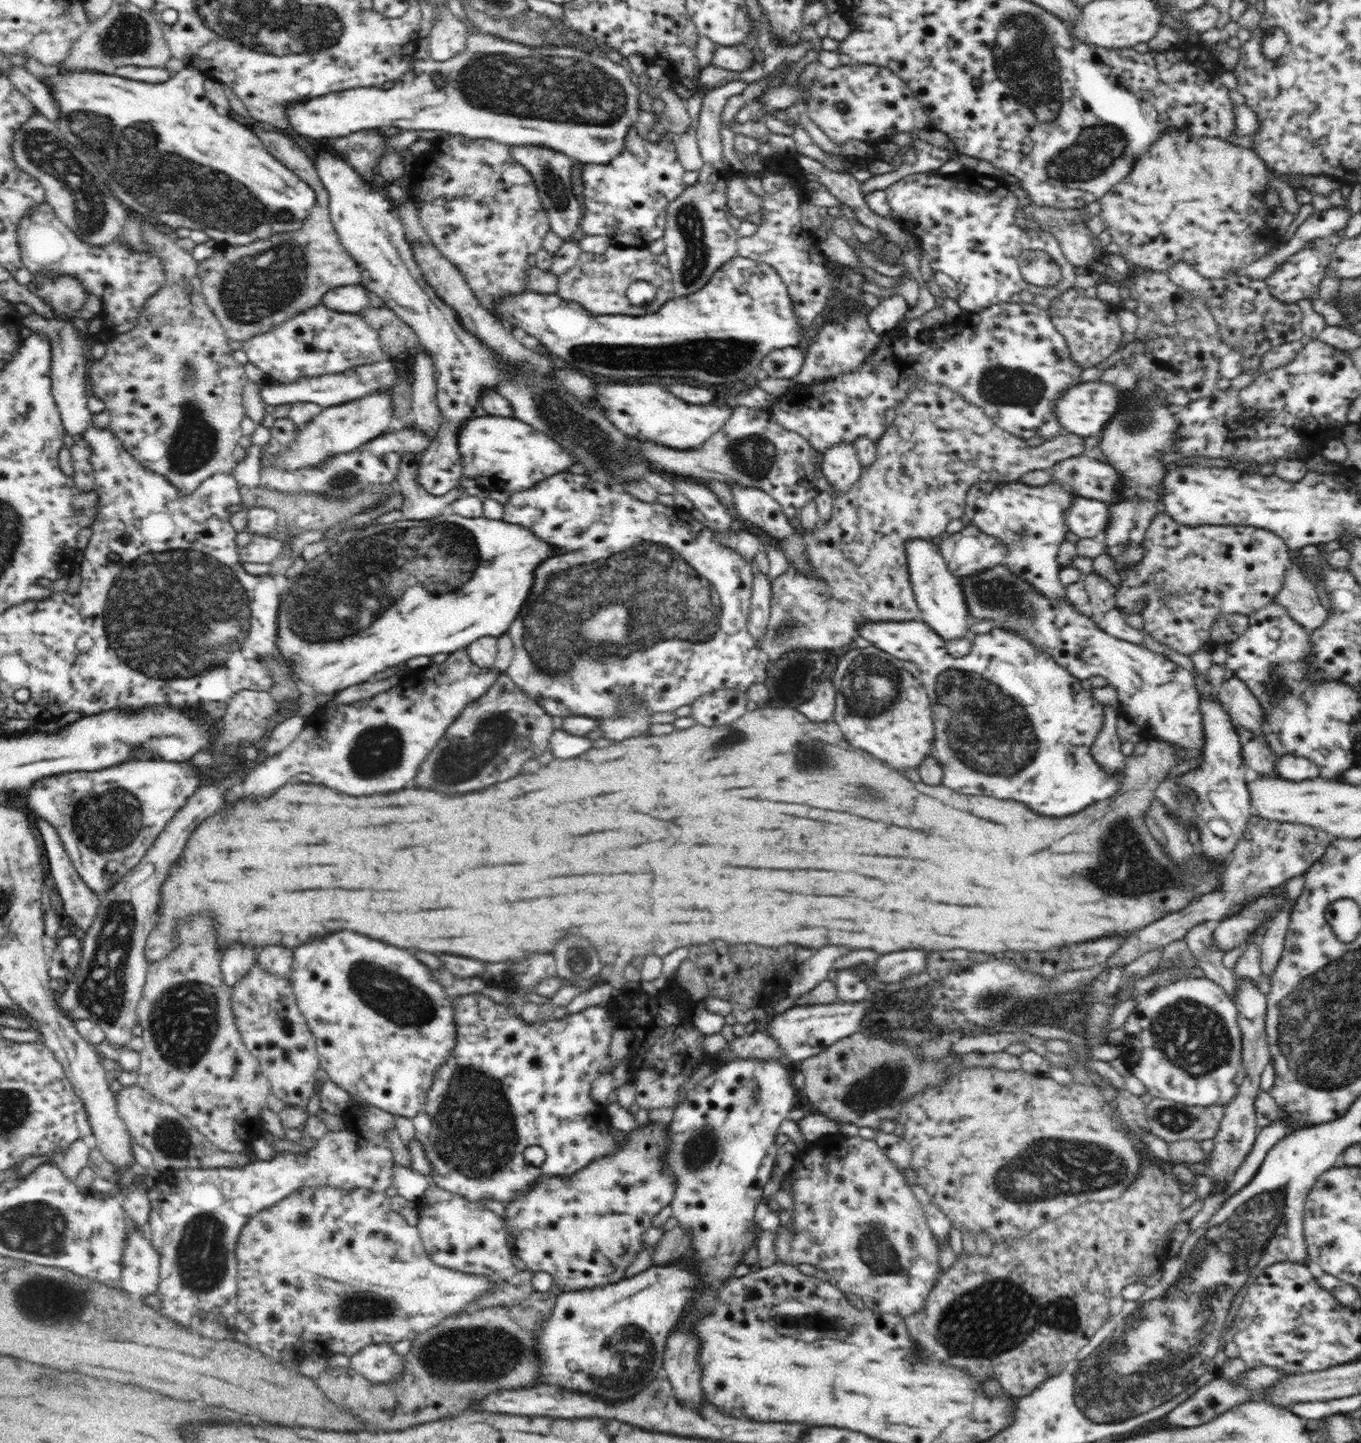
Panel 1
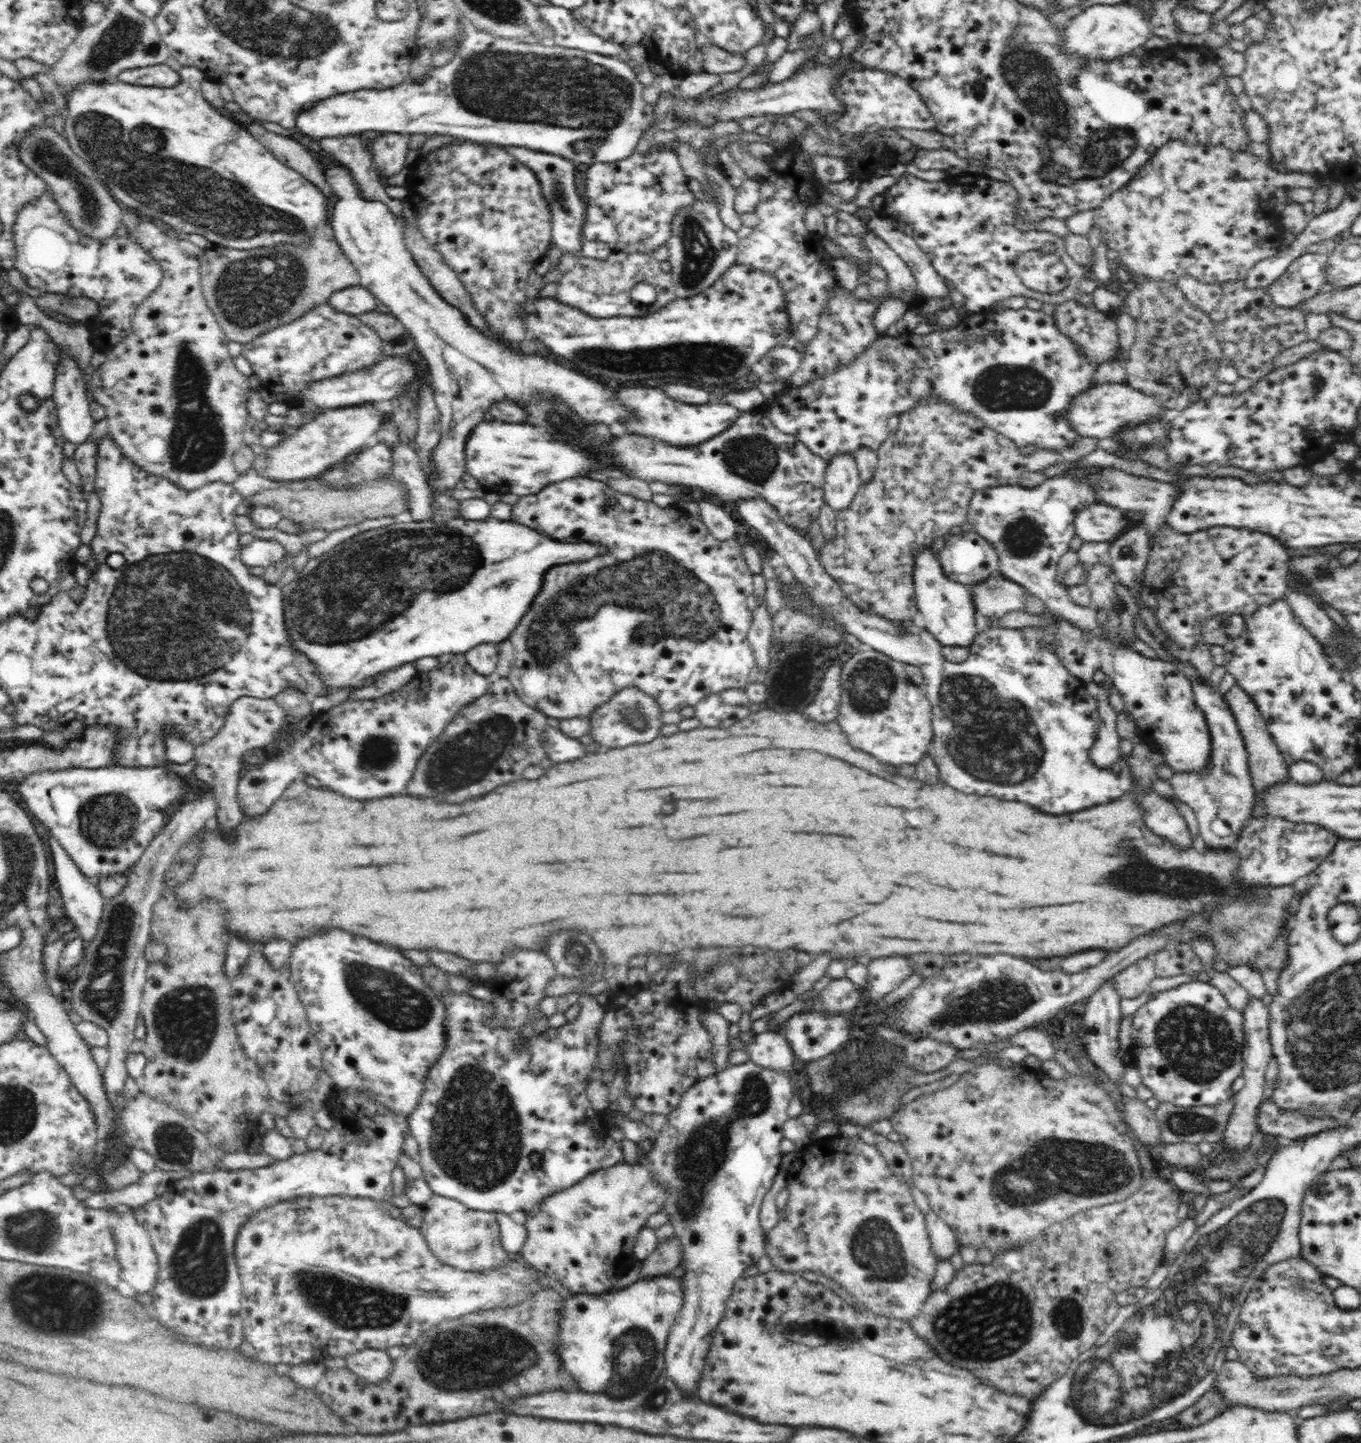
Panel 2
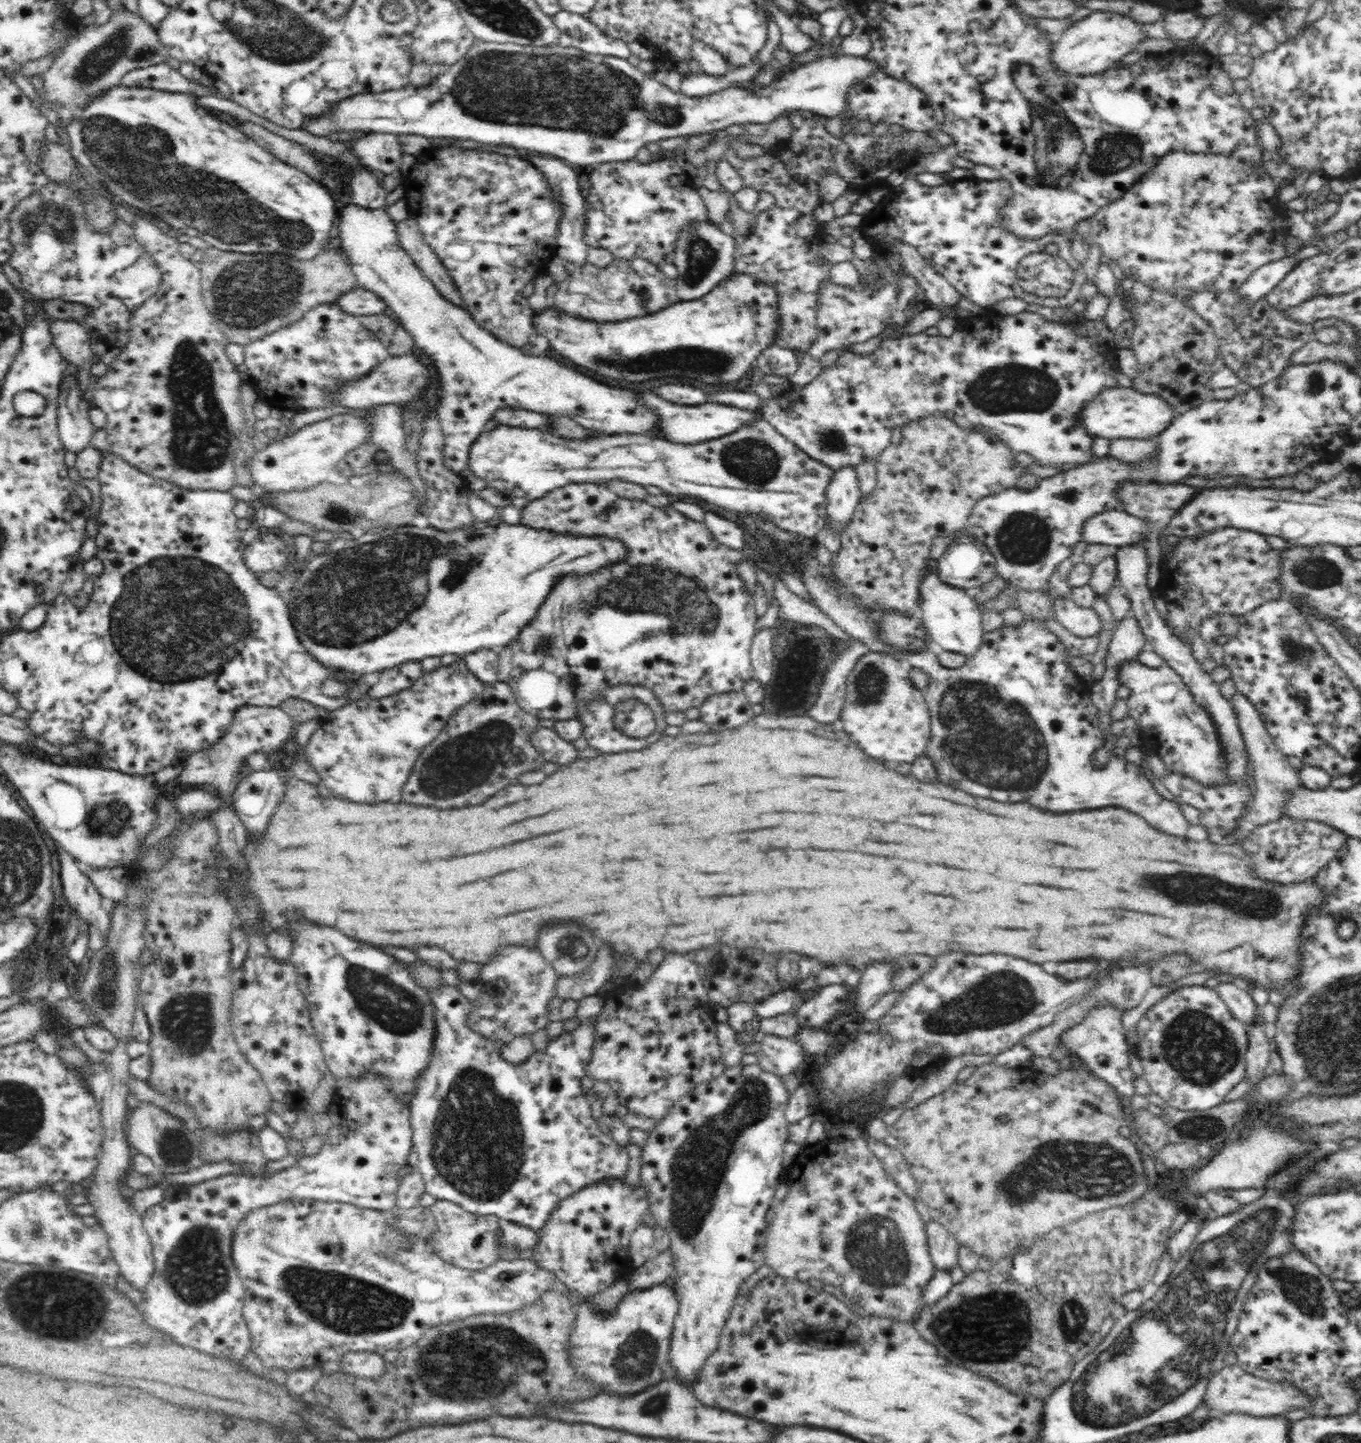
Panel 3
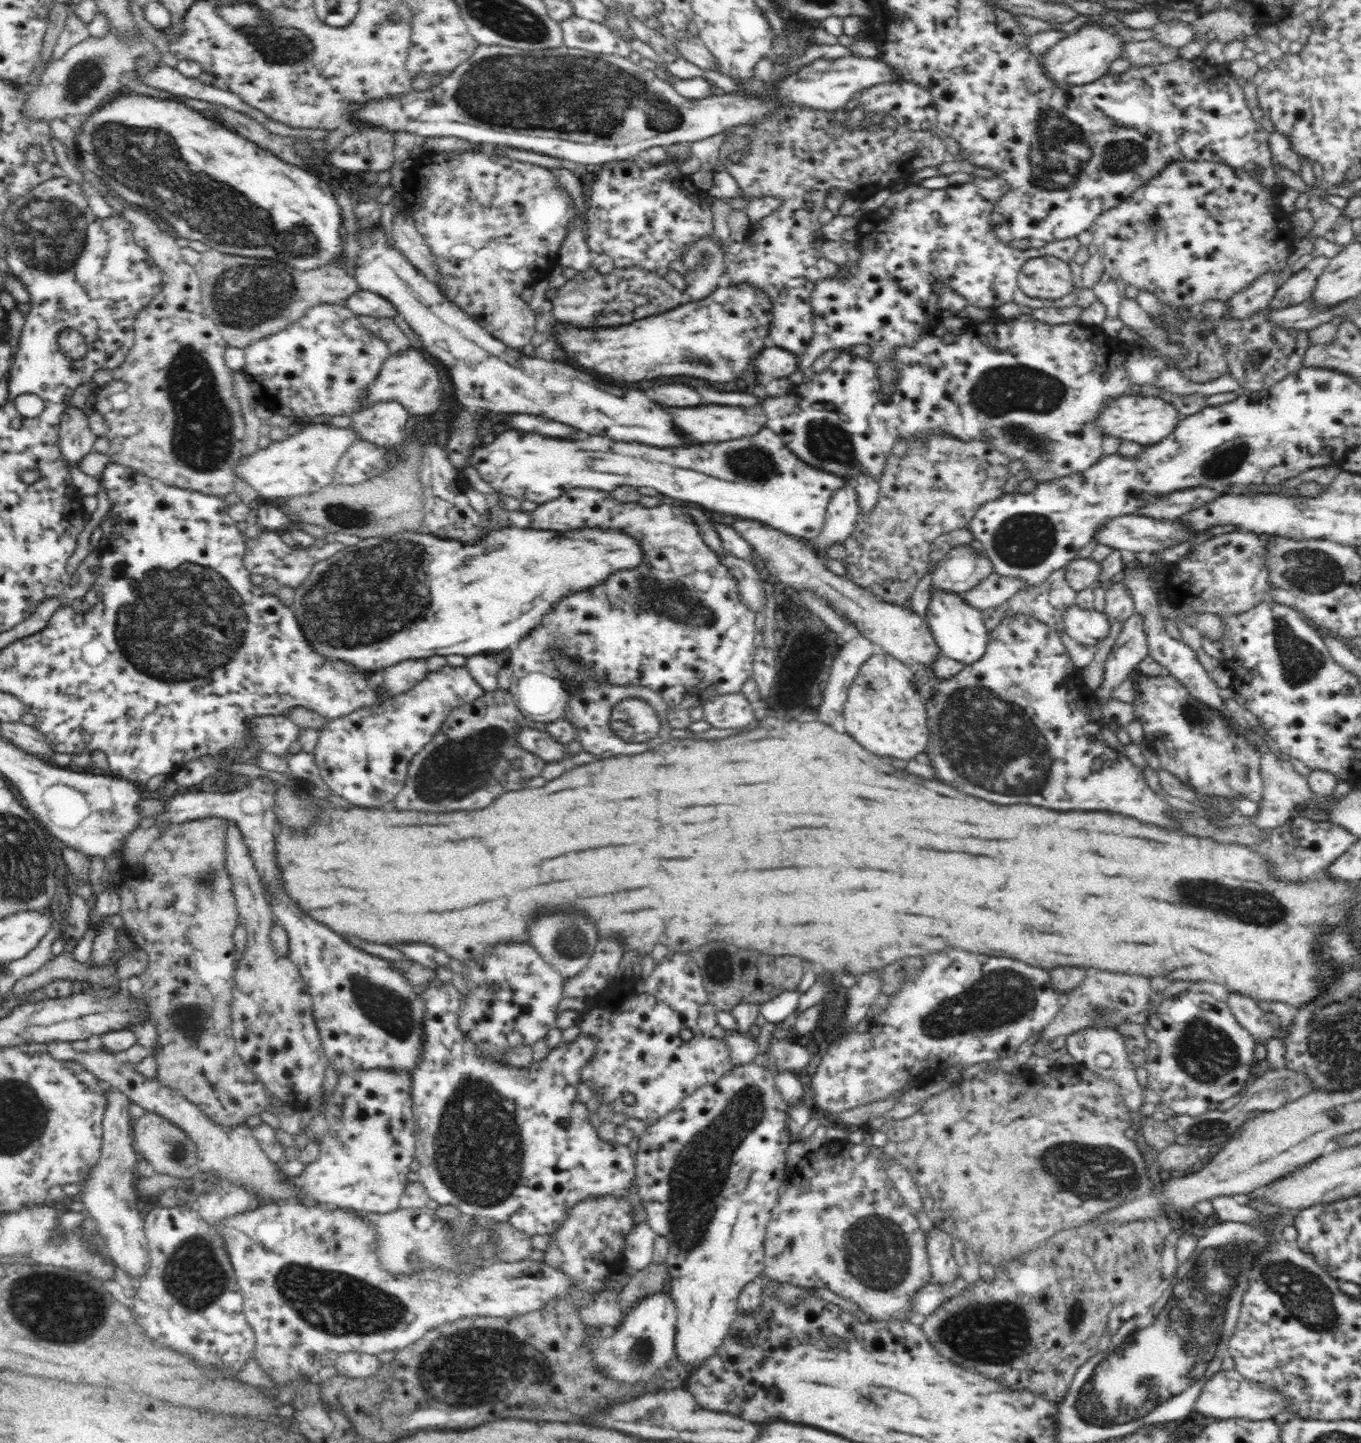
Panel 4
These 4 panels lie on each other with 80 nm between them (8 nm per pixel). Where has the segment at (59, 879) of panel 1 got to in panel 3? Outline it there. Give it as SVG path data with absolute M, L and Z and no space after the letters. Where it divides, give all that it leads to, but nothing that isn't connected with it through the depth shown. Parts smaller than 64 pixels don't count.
M57 846L61 866L60 878L71 913L82 922L89 922L88 946L98 952L110 932L110 915L102 907L102 895L83 873L83 868L68 852Z

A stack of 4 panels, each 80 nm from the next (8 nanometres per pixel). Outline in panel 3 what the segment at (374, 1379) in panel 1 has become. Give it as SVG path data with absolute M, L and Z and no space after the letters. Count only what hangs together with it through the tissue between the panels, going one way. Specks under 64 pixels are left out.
M354 1352L346 1353L337 1363L338 1368L345 1373L365 1379L380 1378L387 1368L382 1354L376 1352Z

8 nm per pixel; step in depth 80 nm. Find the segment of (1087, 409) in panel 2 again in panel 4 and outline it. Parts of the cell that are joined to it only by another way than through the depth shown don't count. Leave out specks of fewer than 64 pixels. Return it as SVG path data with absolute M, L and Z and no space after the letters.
M1124 394L1118 398L1112 398L1104 404L1104 408L1100 410L1098 418L1094 420L1096 427L1105 434L1105 436L1118 437L1122 440L1132 440L1138 444L1154 445L1160 440L1164 440L1168 434L1172 434L1172 430L1178 426L1180 414L1176 407L1168 401L1160 397L1152 395L1135 395Z

